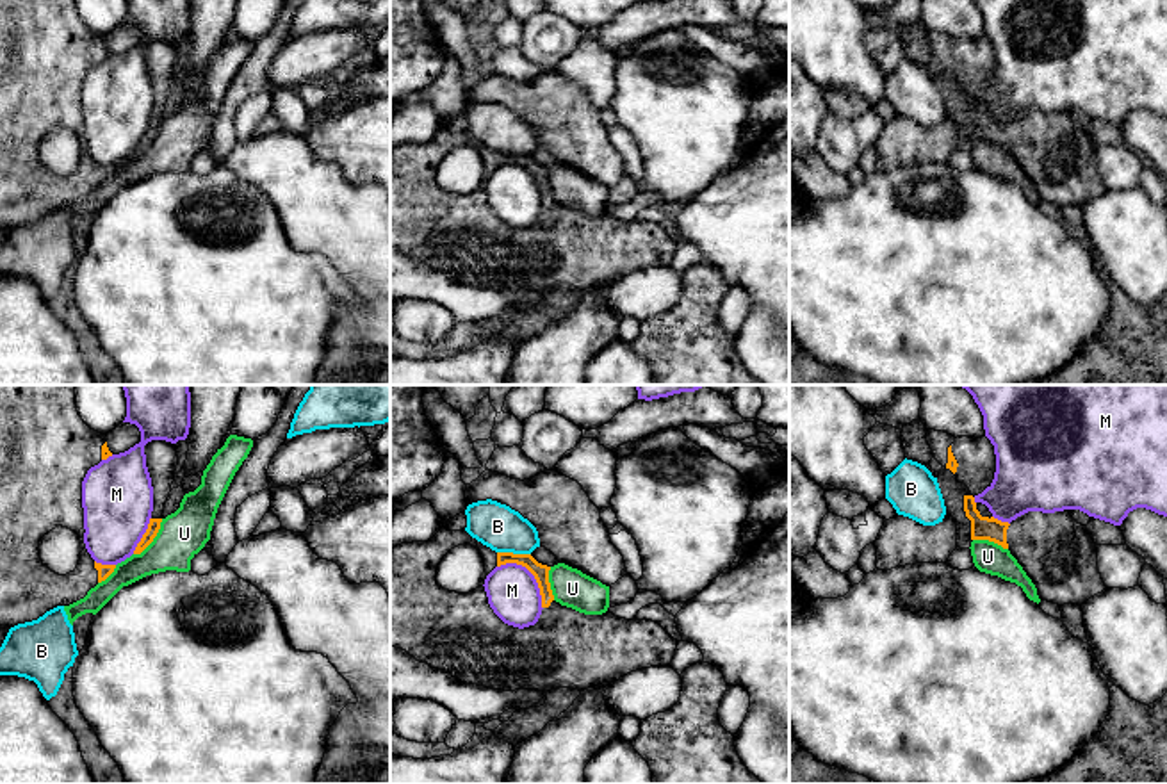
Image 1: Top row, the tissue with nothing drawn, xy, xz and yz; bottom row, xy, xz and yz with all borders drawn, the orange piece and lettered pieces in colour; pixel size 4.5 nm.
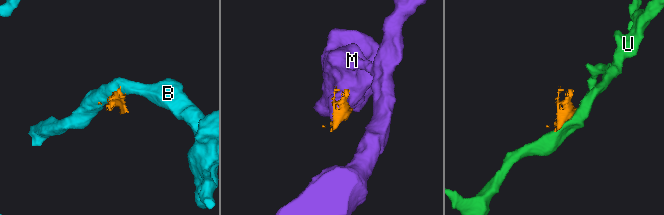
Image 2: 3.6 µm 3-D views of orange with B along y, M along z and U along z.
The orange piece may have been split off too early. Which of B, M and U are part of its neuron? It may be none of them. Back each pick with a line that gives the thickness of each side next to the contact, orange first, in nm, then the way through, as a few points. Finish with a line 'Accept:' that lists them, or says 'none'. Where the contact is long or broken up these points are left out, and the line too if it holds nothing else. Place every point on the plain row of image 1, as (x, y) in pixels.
Accept: none

